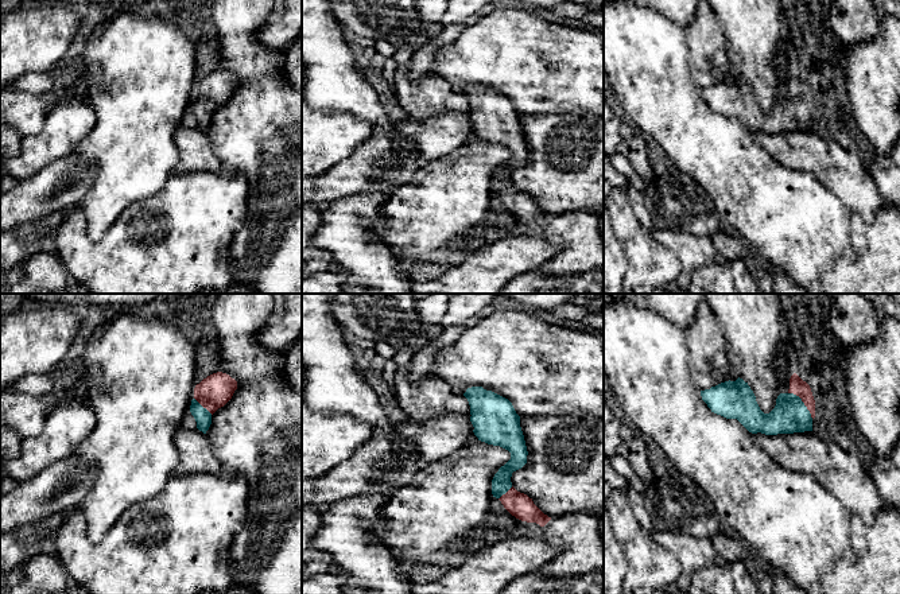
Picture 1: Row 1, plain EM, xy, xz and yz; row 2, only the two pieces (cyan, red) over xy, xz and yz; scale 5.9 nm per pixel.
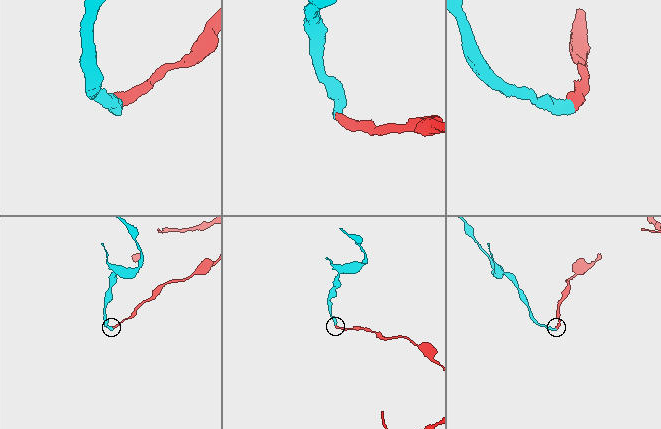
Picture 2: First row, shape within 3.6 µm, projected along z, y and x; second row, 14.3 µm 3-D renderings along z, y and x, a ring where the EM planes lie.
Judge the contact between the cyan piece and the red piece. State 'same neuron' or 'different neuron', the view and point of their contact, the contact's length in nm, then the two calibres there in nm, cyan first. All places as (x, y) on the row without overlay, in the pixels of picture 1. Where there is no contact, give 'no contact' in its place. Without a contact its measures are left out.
same neuron | yz (803, 101) | 220 nm | 220/100 nm

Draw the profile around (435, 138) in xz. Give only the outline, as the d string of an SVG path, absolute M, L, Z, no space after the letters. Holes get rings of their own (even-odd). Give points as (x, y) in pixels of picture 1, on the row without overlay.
M453 110L391 128L415 141L423 160L412 180L380 207L376 230L393 252L420 256L438 251L485 217L492 178L511 151L472 140L473 128L470 116Z

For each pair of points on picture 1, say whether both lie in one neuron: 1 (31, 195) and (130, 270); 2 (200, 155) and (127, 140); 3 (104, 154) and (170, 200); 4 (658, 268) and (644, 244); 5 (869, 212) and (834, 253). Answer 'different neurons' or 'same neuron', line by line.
1: different neurons
2: different neurons
3: different neurons
4: same neuron
5: different neurons

